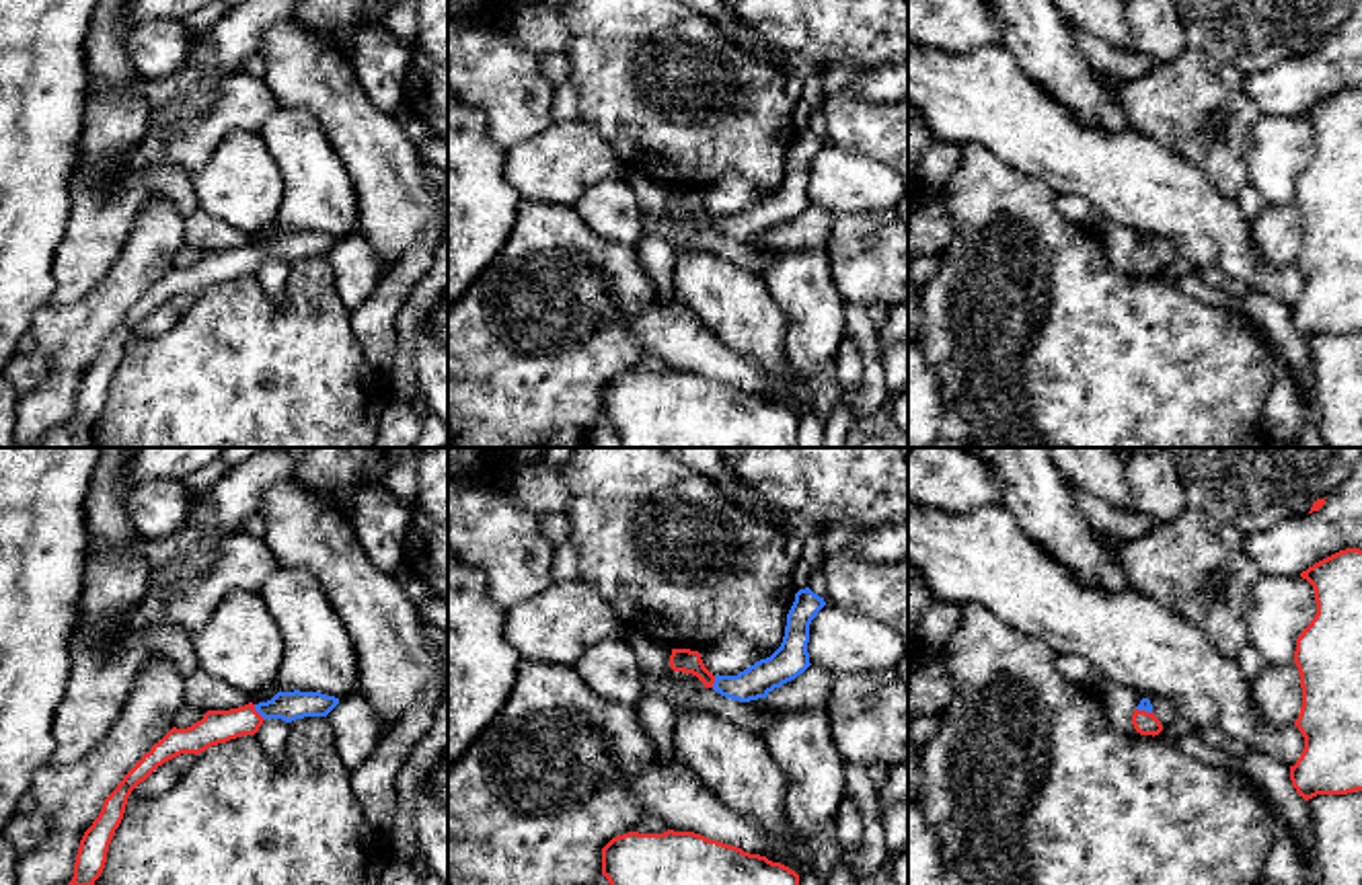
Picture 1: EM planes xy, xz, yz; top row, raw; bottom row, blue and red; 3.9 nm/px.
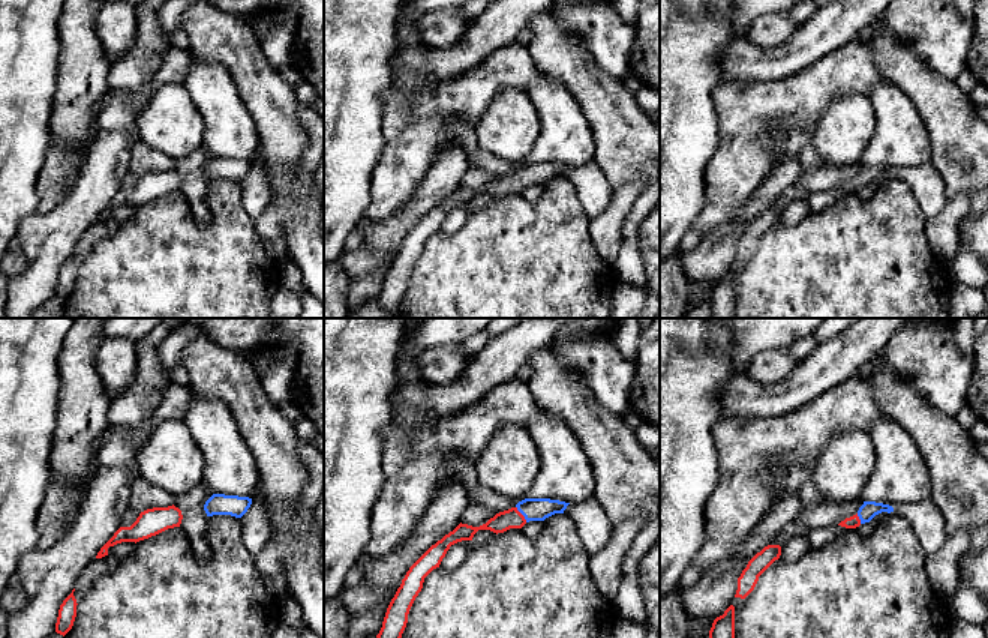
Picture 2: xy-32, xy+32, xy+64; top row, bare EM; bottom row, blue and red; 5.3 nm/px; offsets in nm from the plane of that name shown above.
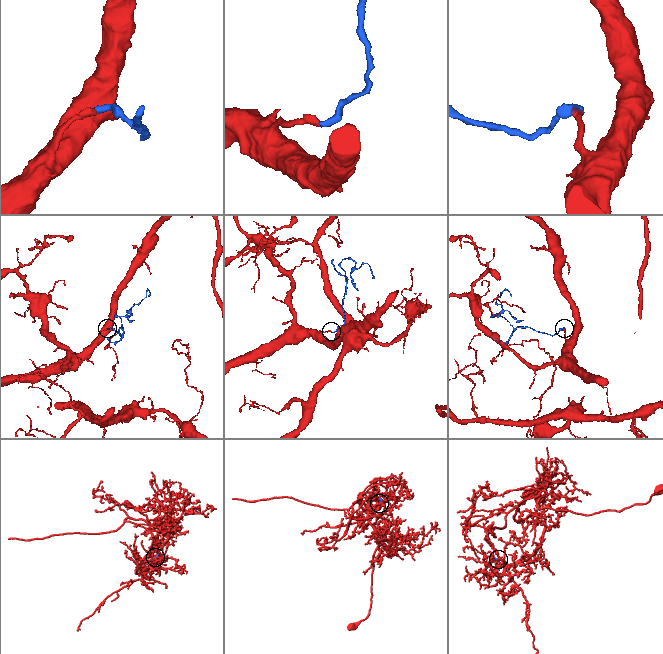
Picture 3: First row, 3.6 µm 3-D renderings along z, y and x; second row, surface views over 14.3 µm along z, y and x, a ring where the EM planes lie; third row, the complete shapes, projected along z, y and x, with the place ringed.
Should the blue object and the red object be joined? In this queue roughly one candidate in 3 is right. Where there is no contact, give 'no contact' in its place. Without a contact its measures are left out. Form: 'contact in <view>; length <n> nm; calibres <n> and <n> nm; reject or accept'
contact in xy; length 80 nm; calibres 120 and 130 nm; accept

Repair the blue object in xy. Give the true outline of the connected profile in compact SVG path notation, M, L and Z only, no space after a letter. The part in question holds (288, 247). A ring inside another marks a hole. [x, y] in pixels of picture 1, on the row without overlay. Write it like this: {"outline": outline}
{"outline": "M277 232L267 242L249 242L230 251L207 251L201 261L187 269L173 267L140 302L136 302L117 329L105 339L99 357L80 380L74 417L68 425L92 429L105 409L109 384L123 359L127 337L158 306L181 294L197 296L212 285L242 275L255 275L265 259L292 263L304 257L327 257L337 244L339 238L320 232Z"}

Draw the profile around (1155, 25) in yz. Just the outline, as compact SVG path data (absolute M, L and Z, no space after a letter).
M1126 0L1126 23L1134 53L1146 55L1152 66L1171 64L1187 47L1173 0Z

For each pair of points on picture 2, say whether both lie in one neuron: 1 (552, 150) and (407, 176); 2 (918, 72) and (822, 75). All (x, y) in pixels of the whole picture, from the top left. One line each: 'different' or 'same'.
1: different
2: different

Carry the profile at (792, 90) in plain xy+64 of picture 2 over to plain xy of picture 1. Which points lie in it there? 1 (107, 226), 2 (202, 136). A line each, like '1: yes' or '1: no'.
1: yes
2: yes

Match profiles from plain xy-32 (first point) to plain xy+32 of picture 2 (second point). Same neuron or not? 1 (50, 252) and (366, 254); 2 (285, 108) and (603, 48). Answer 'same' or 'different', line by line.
1: different
2: different

